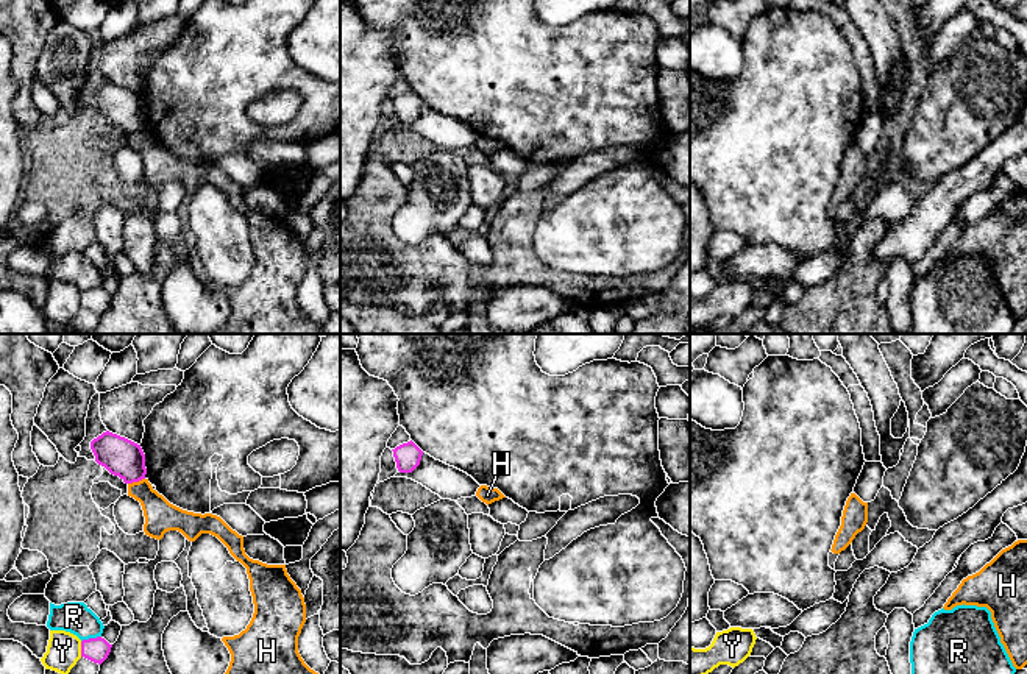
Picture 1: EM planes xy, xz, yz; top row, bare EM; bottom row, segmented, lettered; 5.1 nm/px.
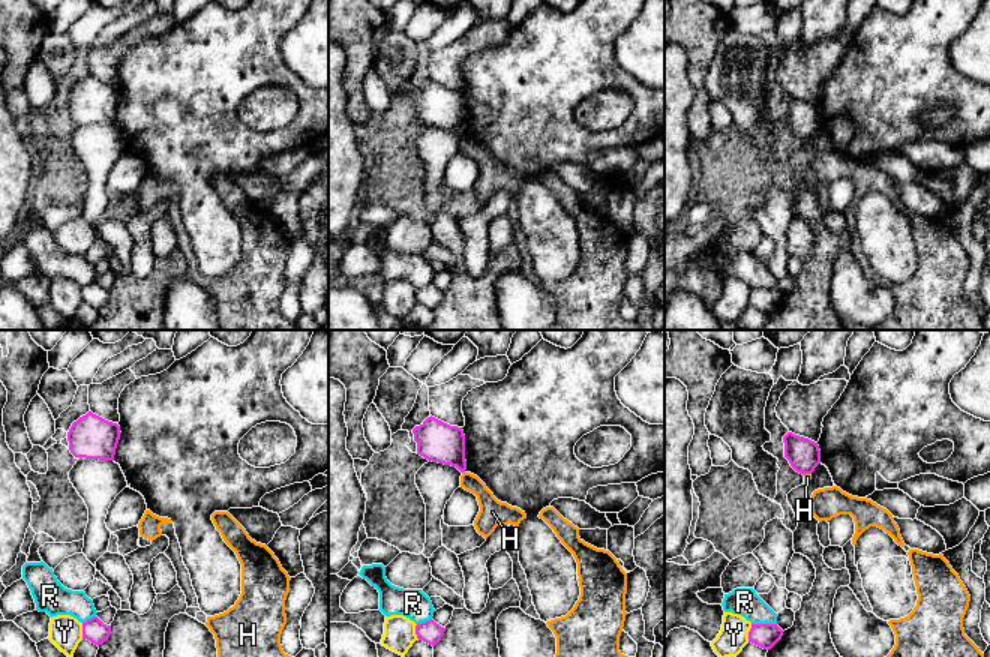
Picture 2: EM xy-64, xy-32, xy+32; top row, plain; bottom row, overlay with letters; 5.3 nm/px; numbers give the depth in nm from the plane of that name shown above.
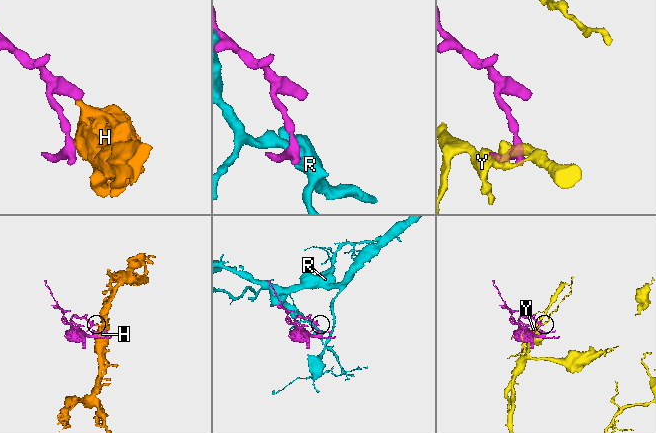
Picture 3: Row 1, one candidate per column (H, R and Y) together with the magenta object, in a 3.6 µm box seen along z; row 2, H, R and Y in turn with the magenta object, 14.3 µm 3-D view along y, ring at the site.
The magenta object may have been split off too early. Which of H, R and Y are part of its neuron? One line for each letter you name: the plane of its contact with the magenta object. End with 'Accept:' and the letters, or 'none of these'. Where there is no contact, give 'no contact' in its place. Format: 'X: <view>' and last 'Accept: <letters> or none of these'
Accept: none of these

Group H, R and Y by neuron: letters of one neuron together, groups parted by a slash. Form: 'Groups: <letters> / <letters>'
Groups: H / R / Y

